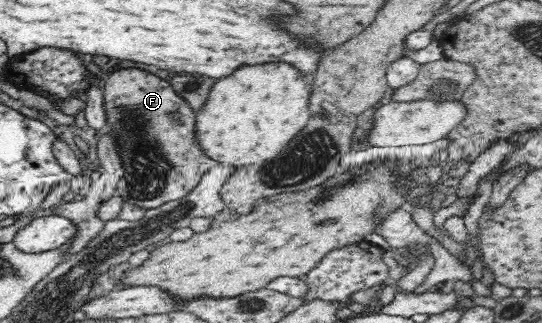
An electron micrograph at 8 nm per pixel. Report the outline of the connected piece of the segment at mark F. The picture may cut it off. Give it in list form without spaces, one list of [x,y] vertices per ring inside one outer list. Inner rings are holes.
[[[122,69],[108,76],[102,84],[102,90],[102,104],[106,110],[106,126],[103,132],[116,140],[118,156],[124,168],[124,175],[118,182],[115,195],[119,195],[124,202],[150,210],[183,198],[199,184],[201,177],[218,163],[210,159],[201,148],[195,128],[197,112],[183,97],[178,97],[178,93],[168,81],[148,71]]]

